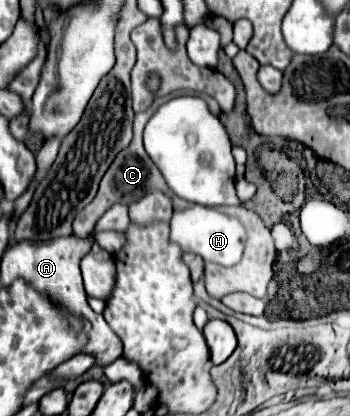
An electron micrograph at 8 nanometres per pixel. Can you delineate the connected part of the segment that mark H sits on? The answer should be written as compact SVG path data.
M193 206L181 212L175 212L171 218L169 242L177 244L183 252L193 252L205 262L217 262L221 266L233 266L243 256L245 246L245 228L237 218L229 218L217 210L205 206Z

